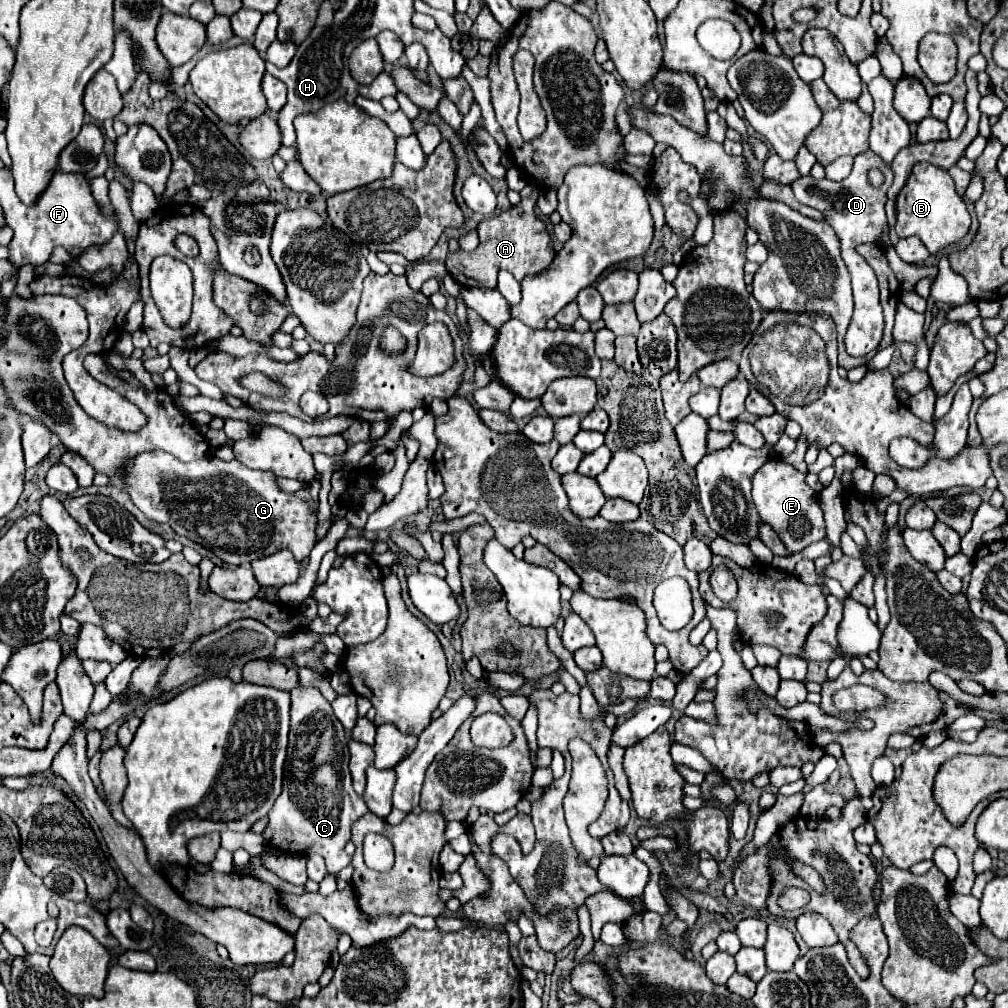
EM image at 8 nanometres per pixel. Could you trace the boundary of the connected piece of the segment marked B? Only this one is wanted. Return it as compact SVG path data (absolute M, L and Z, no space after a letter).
M919 162L913 166L913 172L897 196L897 236L909 238L917 236L931 254L947 246L959 244L971 226L971 216L963 198L955 192L955 184L947 170L935 168L929 162Z

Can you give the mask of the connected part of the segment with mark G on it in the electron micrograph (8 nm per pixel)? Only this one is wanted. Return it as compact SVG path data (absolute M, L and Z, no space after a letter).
M145 452L135 458L123 482L135 506L149 520L169 524L177 534L211 550L225 564L239 566L243 562L253 562L269 554L275 554L283 548L291 550L295 560L301 562L305 556L309 556L311 548L315 546L317 516L305 500L297 498L295 494L281 492L275 484L273 472L251 470L237 460L223 462L217 456L209 456L197 462L181 462L167 452Z

